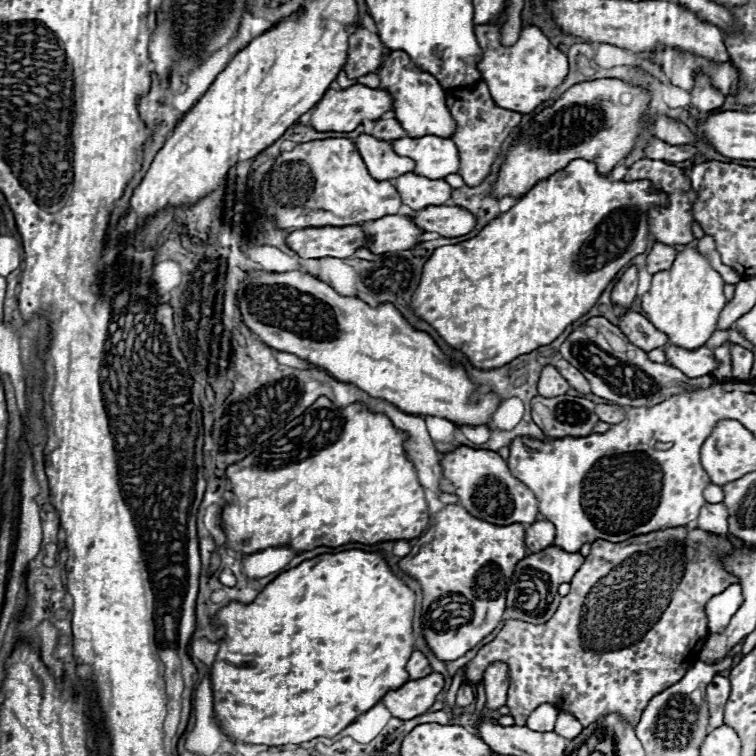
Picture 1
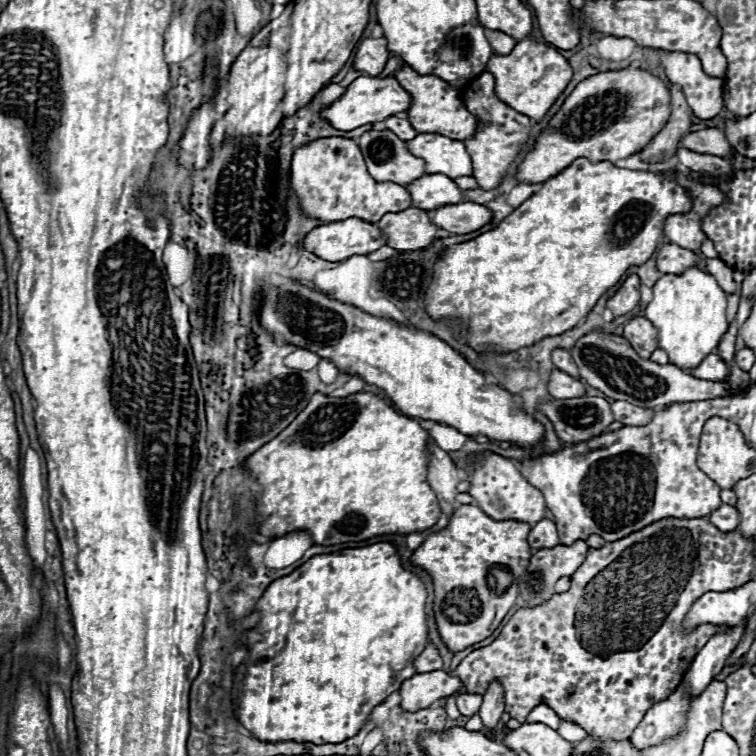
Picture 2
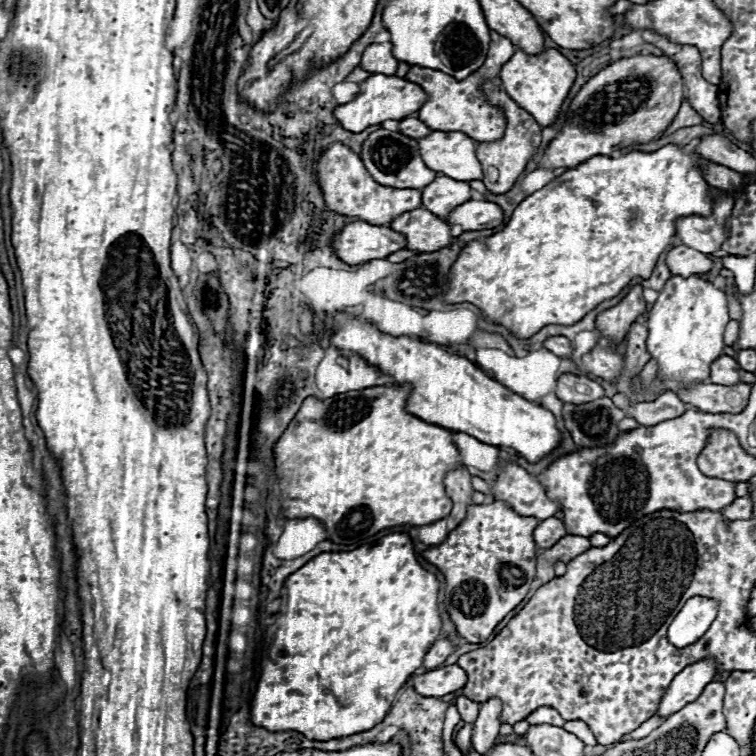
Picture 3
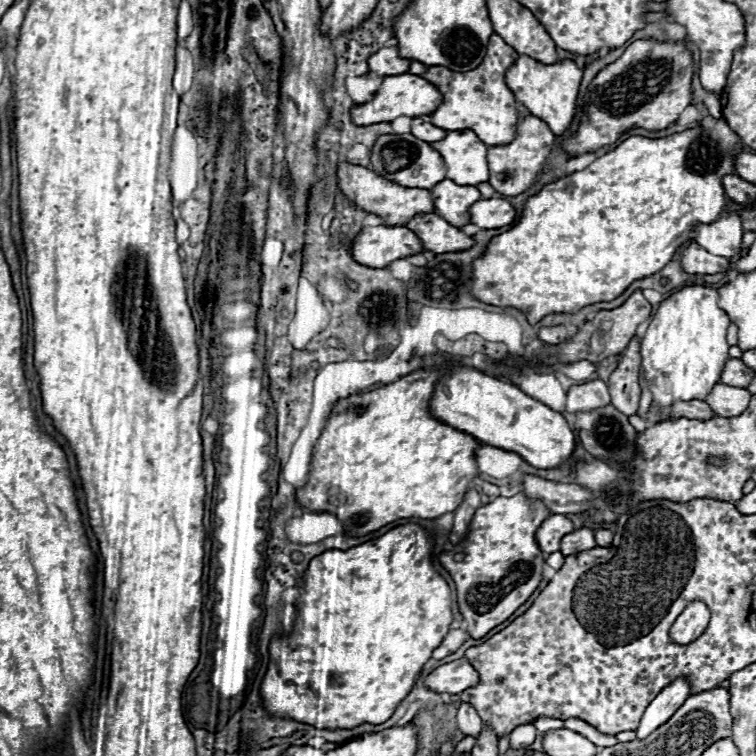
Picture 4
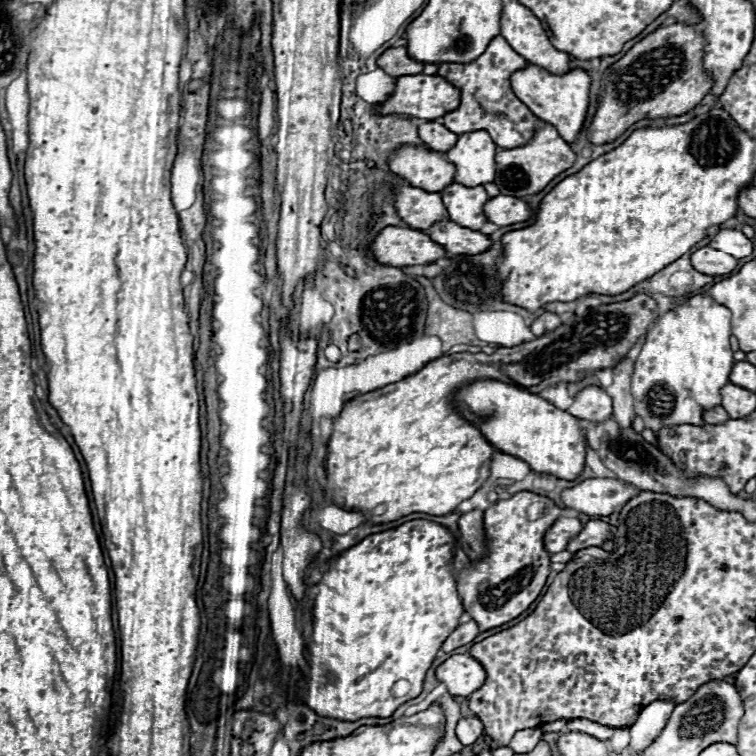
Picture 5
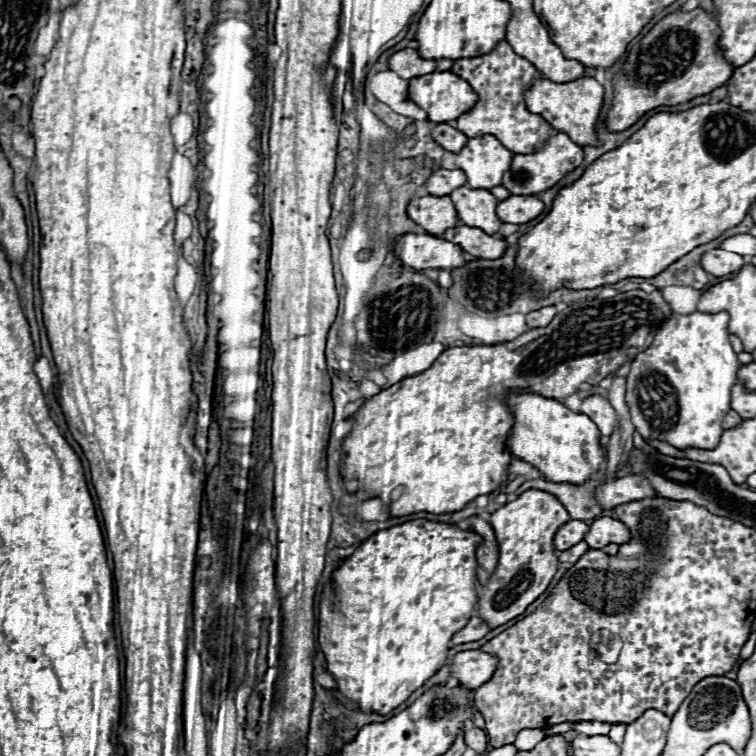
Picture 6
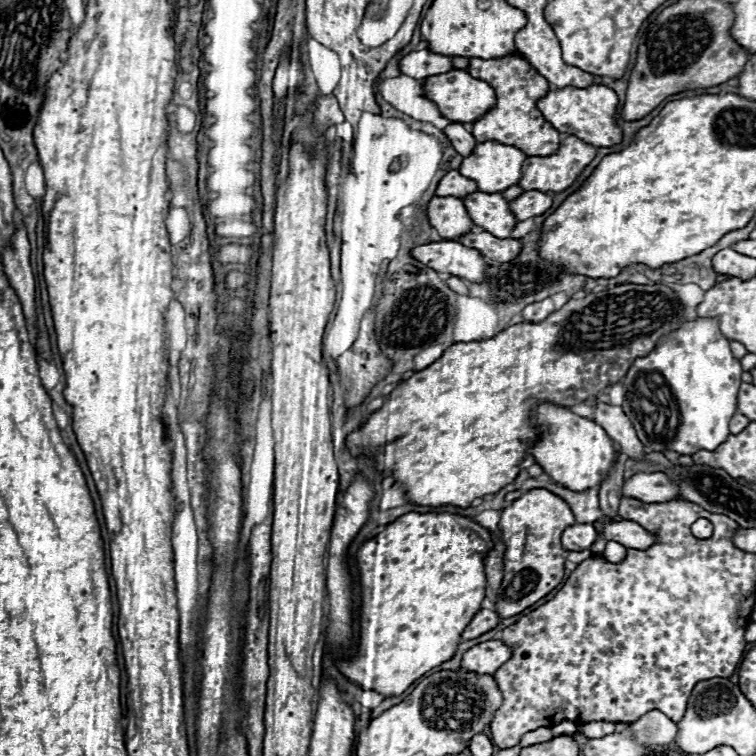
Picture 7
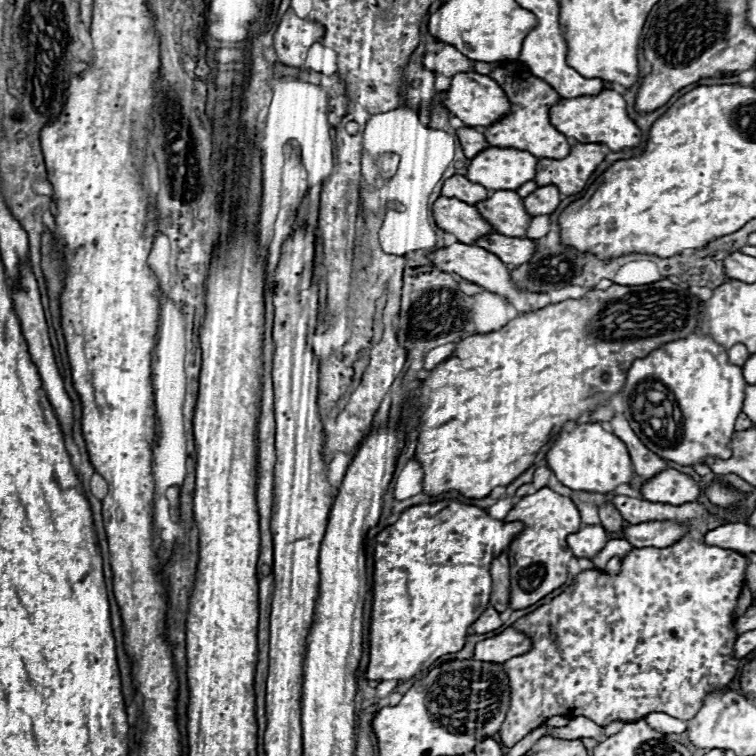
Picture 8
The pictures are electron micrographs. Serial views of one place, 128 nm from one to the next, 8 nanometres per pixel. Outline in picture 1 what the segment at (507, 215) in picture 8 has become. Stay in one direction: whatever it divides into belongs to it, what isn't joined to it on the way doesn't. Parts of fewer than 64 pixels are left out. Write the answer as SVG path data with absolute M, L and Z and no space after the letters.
M412 172L396 178L394 188L398 190L402 204L408 204L412 210L420 210L420 206L442 206L452 192L444 180L430 180Z

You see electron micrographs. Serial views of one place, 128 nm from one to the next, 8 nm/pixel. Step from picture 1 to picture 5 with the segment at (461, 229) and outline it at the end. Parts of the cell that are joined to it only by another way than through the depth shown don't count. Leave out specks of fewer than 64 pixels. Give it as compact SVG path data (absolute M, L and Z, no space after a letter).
M498 194L484 204L484 216L496 226L510 226L516 222L526 222L532 216L528 204L520 198Z

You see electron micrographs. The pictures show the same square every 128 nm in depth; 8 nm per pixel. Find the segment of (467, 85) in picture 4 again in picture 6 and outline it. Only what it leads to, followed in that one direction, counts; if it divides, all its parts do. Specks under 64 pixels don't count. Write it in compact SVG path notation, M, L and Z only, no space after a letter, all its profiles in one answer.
M504 40L498 42L492 52L482 54L478 58L454 60L454 66L450 68L450 72L464 78L472 86L472 90L478 94L478 102L474 104L474 108L470 108L462 116L458 116L456 122L452 122L456 130L464 132L468 138L492 134L502 142L504 148L512 150L514 154L536 152L550 138L552 128L548 126L548 122L544 122L544 118L540 118L538 114L528 112L522 98L522 92L542 74L530 62L524 62L524 58L516 58L508 42Z

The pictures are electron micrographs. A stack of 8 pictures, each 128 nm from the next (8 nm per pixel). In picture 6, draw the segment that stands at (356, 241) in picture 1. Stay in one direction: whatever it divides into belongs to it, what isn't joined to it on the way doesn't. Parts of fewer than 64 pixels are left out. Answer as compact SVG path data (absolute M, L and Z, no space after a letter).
M402 234L394 238L394 256L400 258L406 266L416 270L426 268L442 268L452 270L466 264L462 250L452 244L444 242L442 238L430 234Z

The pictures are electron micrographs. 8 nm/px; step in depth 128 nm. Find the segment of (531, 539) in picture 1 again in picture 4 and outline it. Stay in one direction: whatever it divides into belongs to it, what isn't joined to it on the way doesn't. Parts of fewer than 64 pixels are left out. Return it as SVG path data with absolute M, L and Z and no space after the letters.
M552 514L536 530L536 542L544 554L552 554L552 552L560 550L560 538L572 530L574 530L574 526L566 516Z

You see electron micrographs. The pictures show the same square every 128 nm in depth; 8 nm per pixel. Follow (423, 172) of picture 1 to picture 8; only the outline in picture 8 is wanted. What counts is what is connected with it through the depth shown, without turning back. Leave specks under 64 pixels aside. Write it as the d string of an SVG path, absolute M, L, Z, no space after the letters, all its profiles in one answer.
M490 146L472 158L466 178L486 190L516 190L534 178L536 162L530 152Z

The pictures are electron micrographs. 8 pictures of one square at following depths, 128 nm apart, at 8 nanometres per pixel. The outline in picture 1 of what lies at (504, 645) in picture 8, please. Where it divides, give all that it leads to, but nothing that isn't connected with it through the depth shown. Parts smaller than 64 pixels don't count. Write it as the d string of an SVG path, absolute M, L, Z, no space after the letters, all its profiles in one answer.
M432 672L420 680L410 680L398 690L390 690L380 700L394 718L410 720L416 718L436 702L436 696L444 688L444 678L438 672Z

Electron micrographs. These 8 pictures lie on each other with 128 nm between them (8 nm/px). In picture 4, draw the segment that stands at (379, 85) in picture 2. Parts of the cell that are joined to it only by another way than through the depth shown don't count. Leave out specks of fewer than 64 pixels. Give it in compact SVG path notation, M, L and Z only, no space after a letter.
M400 74L400 76L384 76L380 88L376 90L374 98L370 102L358 104L350 110L350 118L356 126L370 126L370 124L380 124L380 122L392 122L398 116L408 116L408 118L418 118L420 114L430 114L436 110L436 106L442 102L440 92L424 78L412 76L412 74Z

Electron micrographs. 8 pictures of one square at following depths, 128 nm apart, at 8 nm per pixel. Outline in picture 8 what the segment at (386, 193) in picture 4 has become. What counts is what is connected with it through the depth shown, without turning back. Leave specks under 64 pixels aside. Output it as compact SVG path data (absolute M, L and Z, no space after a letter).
M440 196L434 202L434 220L438 228L454 234L462 244L472 244L480 236L494 232L492 226L480 218L478 210L472 204L466 204L458 198Z

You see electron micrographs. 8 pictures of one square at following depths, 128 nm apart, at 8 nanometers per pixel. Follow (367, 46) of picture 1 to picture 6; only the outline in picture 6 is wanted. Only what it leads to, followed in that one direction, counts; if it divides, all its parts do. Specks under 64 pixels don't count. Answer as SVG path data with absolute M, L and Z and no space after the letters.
M404 48L388 58L388 68L400 74L400 78L416 78L420 74L432 74L436 70L436 60L424 60L416 50Z

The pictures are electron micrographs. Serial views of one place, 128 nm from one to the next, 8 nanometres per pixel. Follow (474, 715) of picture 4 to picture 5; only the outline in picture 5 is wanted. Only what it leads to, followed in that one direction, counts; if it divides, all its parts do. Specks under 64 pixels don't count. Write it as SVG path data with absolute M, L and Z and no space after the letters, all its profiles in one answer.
M474 714L462 716L462 718L458 720L456 734L458 734L458 740L460 740L464 746L470 746L470 744L474 744L474 742L484 734L484 726L482 726L480 718L474 716Z

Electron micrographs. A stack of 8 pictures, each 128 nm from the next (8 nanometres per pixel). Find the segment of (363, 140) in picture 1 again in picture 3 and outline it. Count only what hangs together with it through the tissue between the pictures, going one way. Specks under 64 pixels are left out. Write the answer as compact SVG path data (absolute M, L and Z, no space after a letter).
M376 130L372 132L364 144L362 144L362 152L360 152L366 170L370 172L370 176L384 186L394 186L394 188L424 188L428 182L432 182L436 178L436 172L430 170L418 152L416 140L408 138L400 132L392 132L392 130Z

